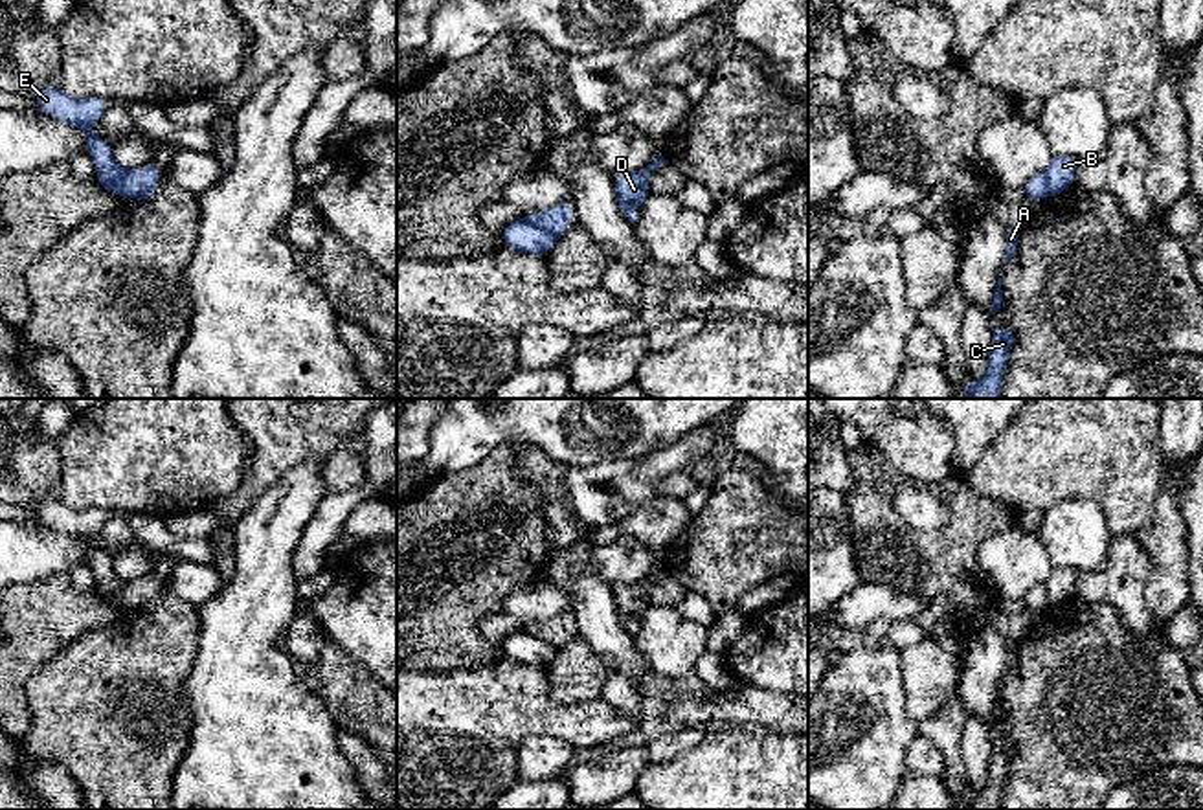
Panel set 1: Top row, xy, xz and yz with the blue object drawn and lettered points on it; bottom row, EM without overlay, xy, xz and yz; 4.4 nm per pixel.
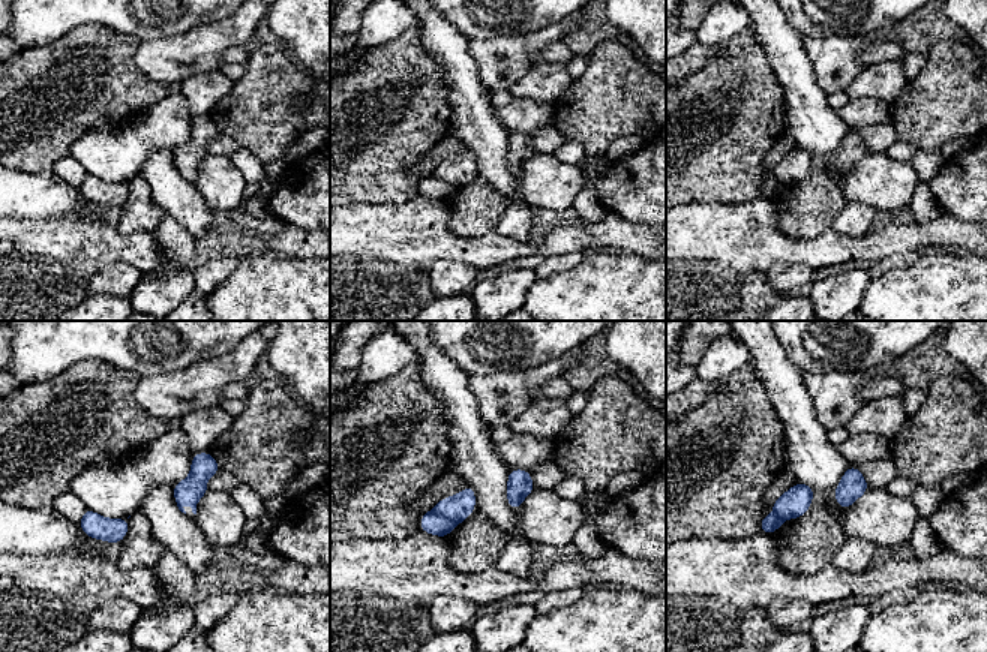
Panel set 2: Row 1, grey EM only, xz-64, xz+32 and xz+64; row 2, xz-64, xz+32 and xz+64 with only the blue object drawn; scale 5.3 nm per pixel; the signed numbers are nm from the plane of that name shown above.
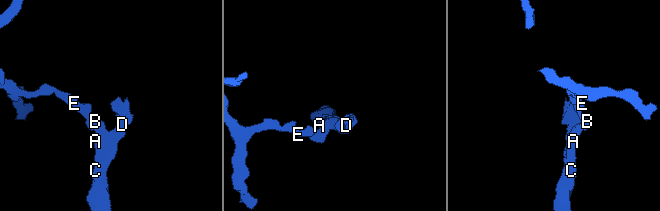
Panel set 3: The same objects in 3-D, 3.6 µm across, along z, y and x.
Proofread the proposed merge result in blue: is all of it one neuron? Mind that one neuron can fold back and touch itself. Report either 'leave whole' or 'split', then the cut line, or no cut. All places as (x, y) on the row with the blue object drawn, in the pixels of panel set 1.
split | xz (526, 217), (557, 237)

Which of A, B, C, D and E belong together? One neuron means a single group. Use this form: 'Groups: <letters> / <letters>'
Groups: A C D / B E

